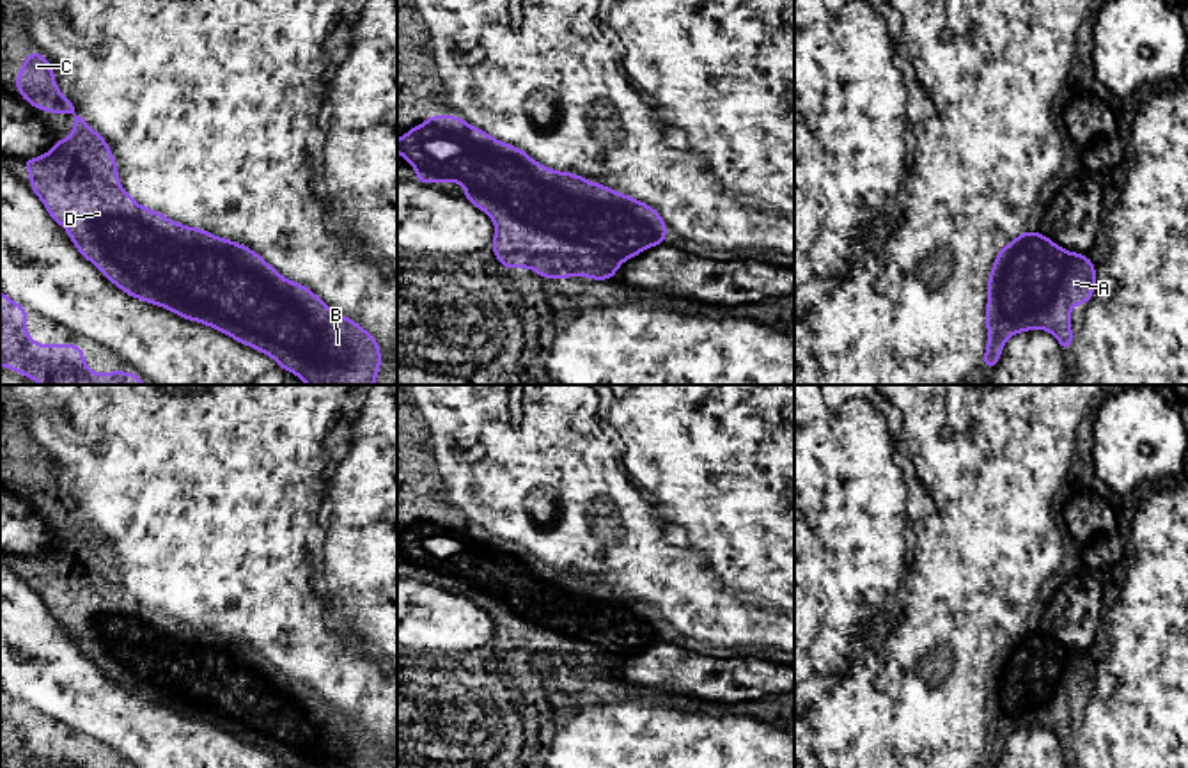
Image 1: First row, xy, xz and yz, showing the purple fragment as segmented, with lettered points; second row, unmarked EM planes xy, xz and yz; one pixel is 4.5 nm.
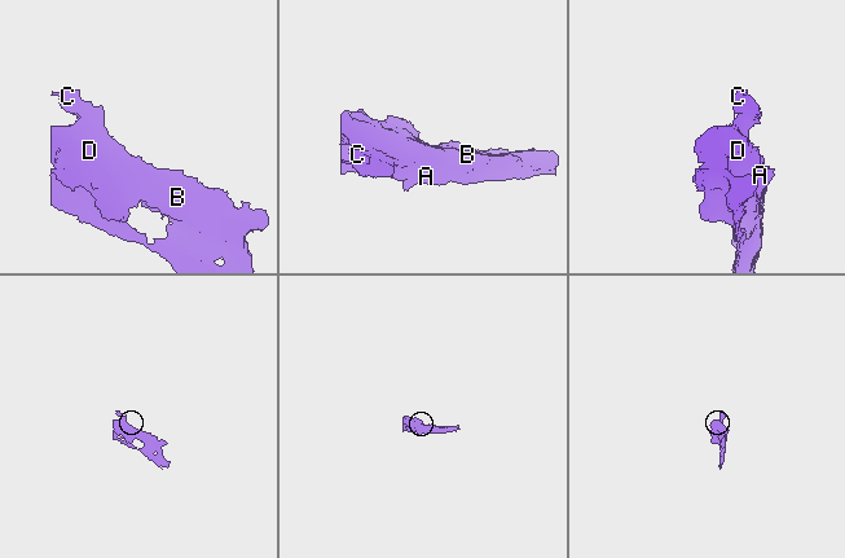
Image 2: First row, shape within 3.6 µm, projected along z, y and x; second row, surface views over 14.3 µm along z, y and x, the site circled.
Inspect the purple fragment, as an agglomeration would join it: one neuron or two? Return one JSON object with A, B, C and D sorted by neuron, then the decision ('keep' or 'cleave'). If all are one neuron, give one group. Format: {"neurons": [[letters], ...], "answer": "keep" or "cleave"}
{"neurons": [["A", "B", "C", "D"]], "answer": "keep"}

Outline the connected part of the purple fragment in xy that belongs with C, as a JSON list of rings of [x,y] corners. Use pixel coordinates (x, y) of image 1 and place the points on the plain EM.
[[[34,447],[16,474],[16,488],[35,507],[76,511],[73,530],[37,555],[23,557],[30,587],[50,615],[66,624],[80,653],[131,695],[168,706],[176,713],[211,724],[271,754],[284,768],[379,768],[376,734],[355,717],[333,709],[307,683],[282,674],[255,647],[209,628],[168,617],[140,603],[119,578],[117,557],[105,534],[94,529],[57,484],[51,459]]]

